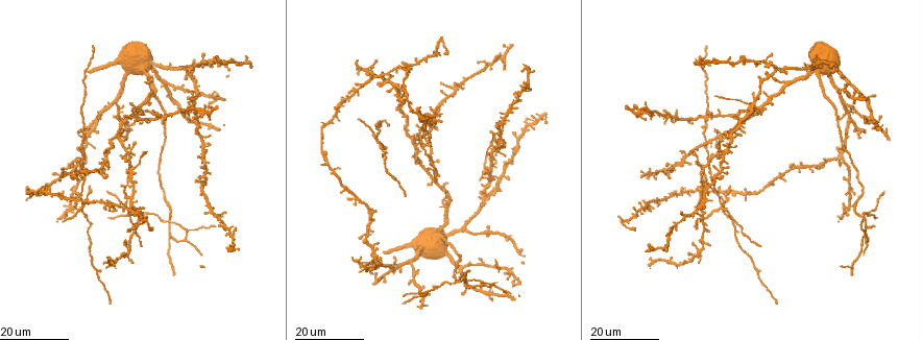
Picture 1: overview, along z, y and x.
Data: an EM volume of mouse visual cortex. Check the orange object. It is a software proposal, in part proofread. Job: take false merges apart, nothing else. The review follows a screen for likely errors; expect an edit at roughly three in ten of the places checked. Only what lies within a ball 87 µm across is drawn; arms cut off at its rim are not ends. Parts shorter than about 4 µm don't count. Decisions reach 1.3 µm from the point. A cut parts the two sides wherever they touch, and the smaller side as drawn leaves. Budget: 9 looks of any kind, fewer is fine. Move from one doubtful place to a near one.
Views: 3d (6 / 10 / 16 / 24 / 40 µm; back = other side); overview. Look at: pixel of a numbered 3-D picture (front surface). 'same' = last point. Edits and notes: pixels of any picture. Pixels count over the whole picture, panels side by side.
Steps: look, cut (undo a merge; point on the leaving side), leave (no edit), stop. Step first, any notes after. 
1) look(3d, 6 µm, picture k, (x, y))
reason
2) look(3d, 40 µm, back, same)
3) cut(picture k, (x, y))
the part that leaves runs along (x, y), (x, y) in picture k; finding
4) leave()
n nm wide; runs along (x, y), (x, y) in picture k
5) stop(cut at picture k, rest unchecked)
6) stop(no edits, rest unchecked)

look(3d, 16 µm, picture 1, (438, 287))
four arms meet

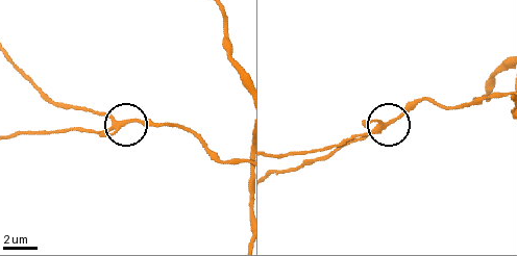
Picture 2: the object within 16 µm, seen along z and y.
look(3d, 6 µm, picture 2, (112, 124))

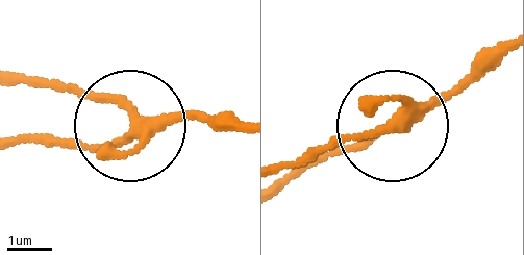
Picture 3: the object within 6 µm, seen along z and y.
leave()
side arm 11 µm; runs along (502, 43), (387, 132), (278, 161) in picture 3; all the same neuron

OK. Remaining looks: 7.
look(3d, 16 µm, picture 1, (130, 171))
looks like a crossing

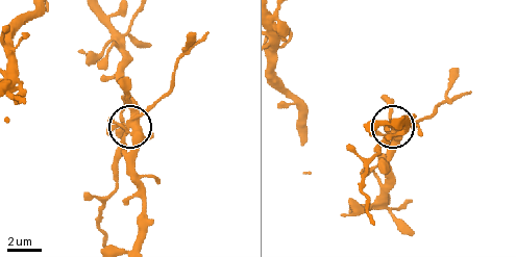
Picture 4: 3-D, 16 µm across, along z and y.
look(3d, 6 µm, picture 4, (133, 132))
zoom in

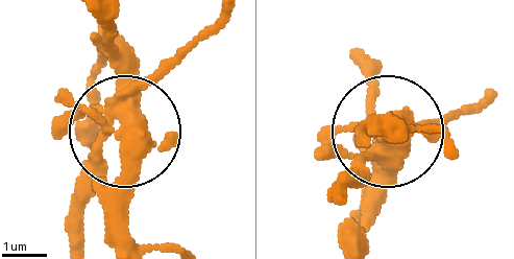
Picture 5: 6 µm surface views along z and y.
leave()
side arm 32 µm; all the same neuron

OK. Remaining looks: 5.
look(3d, 16 µm, picture 1, (457, 87))

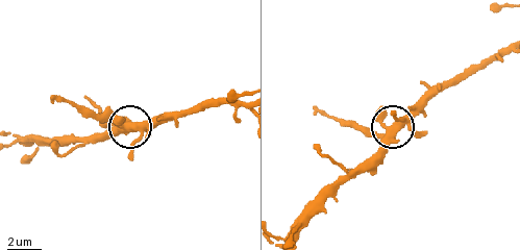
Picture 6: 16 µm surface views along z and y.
look(3d, 6 µm, picture 6, (126, 124))
zoom in

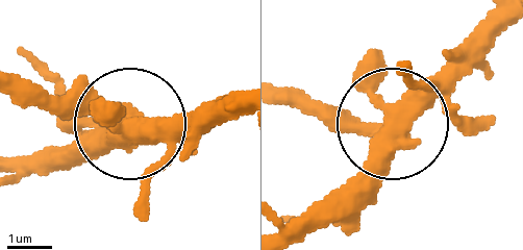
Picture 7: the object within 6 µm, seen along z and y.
leave()
4 arms; all the same neuron

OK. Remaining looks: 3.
look(3d, 16 µm, picture 1, (849, 84))
three-way junction

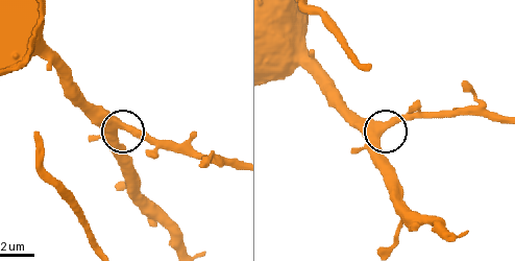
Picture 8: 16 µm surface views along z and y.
look(3d, 10 µm, picture 8, (376, 139))

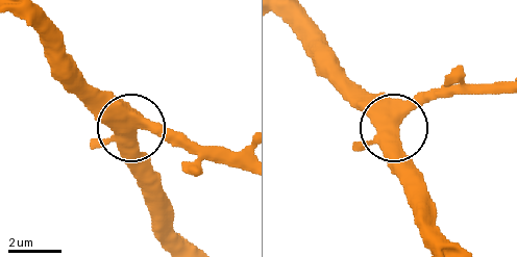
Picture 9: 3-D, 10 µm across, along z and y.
leave()
3 arms; continuous, no second neuron

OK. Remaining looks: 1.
stop(no edits, rest unchecked)

